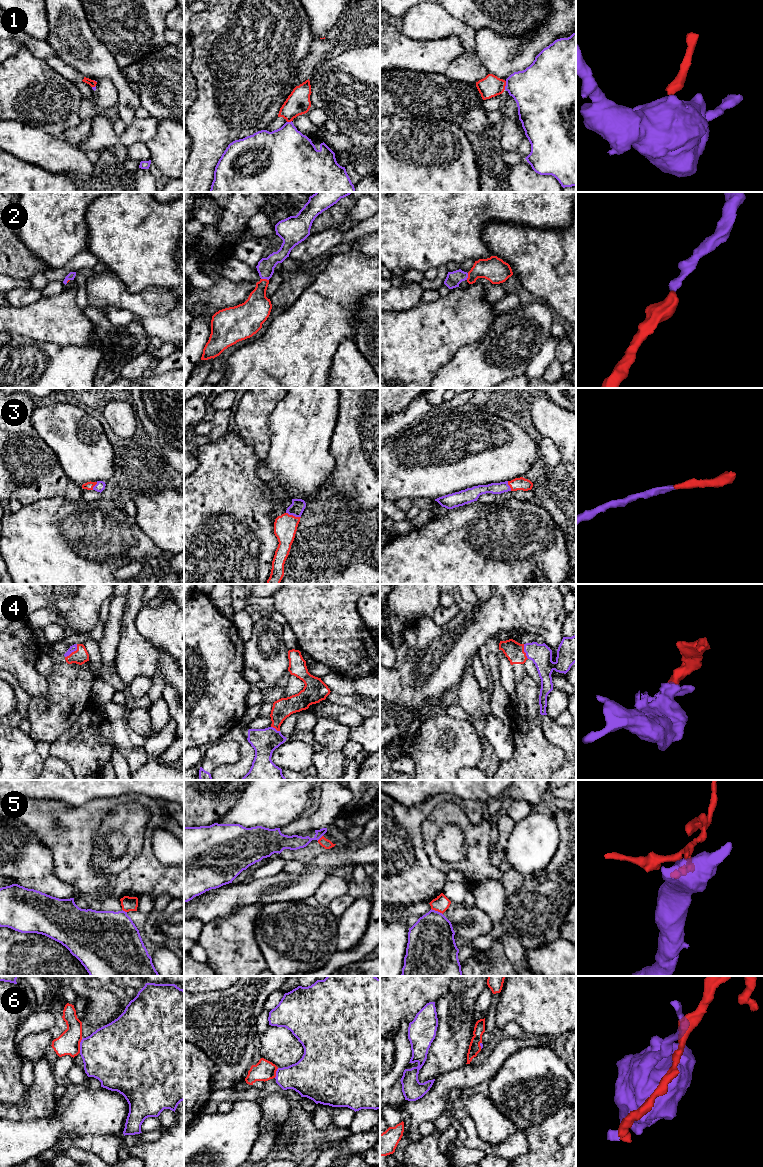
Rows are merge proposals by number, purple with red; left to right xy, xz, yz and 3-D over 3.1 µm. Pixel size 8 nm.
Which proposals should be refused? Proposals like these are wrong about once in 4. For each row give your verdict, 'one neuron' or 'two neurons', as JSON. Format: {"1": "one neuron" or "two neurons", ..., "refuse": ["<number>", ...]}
{"1": "two neurons", "2": "one neuron", "3": "one neuron", "4": "one neuron", "5": "two neurons", "6": "two neurons", "refuse": ["1", "5", "6"]}

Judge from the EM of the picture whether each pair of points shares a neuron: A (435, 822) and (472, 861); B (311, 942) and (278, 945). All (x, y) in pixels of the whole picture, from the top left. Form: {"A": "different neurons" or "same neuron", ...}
{"A": "same neuron", "B": "same neuron"}

